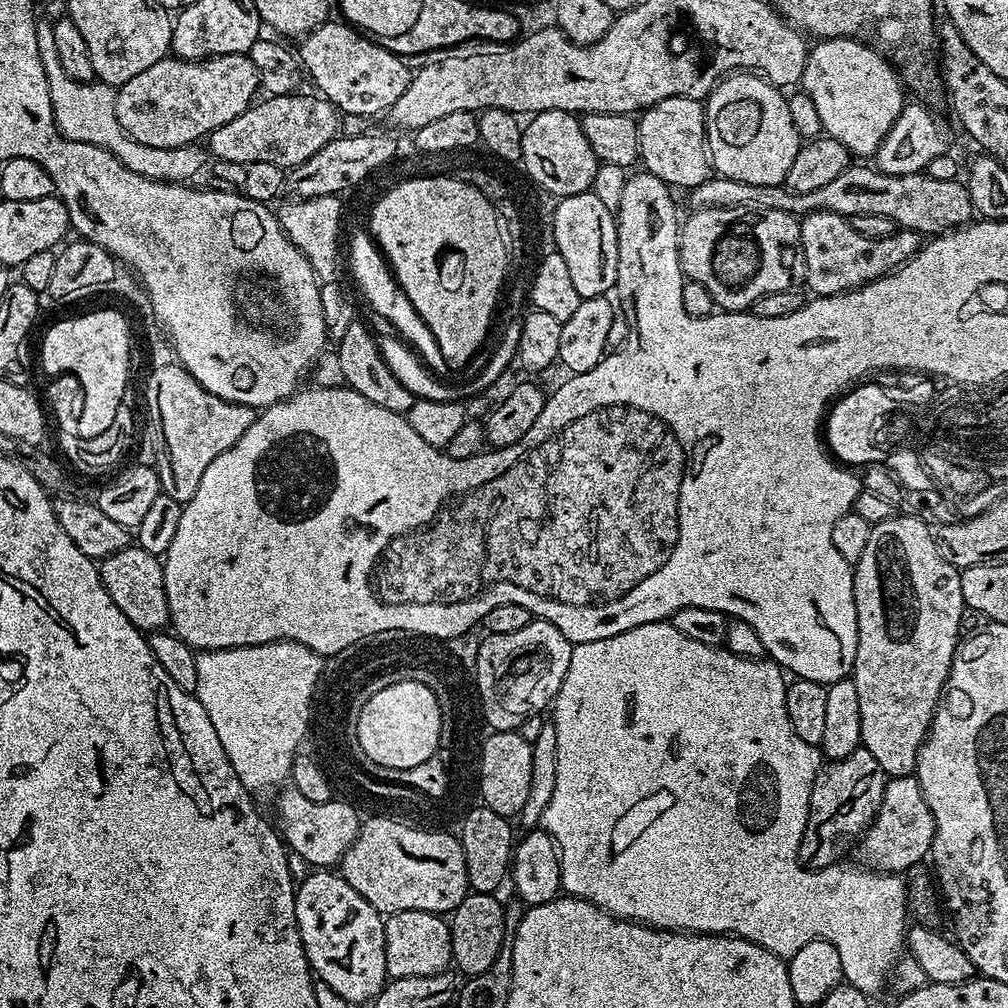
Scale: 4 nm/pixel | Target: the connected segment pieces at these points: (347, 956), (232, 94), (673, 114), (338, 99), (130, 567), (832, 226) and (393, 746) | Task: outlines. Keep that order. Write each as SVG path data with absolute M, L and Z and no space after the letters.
M312 870L295 885L294 914L298 922L298 934L302 938L308 966L312 969L315 979L326 983L350 1005L367 1005L384 989L388 976L384 941L385 917L381 909L374 907L366 898L362 898L362 894L354 890L354 886L346 882L343 875L336 873L335 876L334 873L332 870Z
M247 54L208 60L165 58L119 85L116 113L122 130L146 146L186 146L203 141L218 126L238 118L257 99L259 88L256 67Z
M671 96L643 109L638 123L639 163L643 171L654 174L662 183L676 190L702 186L702 182L712 179L714 169L708 156L708 135L704 132L704 105L701 101L685 96Z
M325 22L316 27L307 36L299 41L298 59L303 71L312 75L312 80L316 83L315 91L324 99L331 102L345 117L348 116L380 116L387 113L406 94L406 86L411 82L413 73L408 72L408 68L401 57L395 56L390 50L386 50L375 39L361 34L355 27L347 23L332 24Z
M129 546L99 561L100 580L106 586L114 606L130 618L134 627L145 634L163 629L169 623L166 586L164 585L164 565L161 557L142 550L139 546Z
M810 212L800 220L800 249L804 255L803 283L808 283L809 293L816 296L833 296L848 292L852 288L861 288L871 280L880 276L888 276L901 268L911 256L922 246L922 236L919 232L897 230L886 238L866 238L854 230L851 219L839 216L833 212Z
M416 681L396 682L392 686L374 694L364 709L357 722L358 742L366 756L374 763L390 768L405 768L418 766L418 762L426 762L426 758L437 755L440 745L440 710L434 693L426 686Z

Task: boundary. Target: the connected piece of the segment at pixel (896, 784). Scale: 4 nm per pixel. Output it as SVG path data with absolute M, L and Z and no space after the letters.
M915 775L893 776L885 783L880 810L876 813L871 824L864 829L859 837L860 856L867 867L885 874L904 874L910 866L921 863L931 853L934 842L934 814L930 814L930 806L926 806L926 798L920 789L920 783Z

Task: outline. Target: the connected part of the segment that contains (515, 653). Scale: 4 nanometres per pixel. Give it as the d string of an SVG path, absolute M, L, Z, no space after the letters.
M539 618L522 626L522 630L514 630L514 634L485 635L480 640L476 662L476 686L482 701L483 723L497 732L510 732L520 729L522 722L531 716L541 715L545 711L543 708L555 701L566 678L566 670L570 670L573 647L572 641L564 637L558 626Z

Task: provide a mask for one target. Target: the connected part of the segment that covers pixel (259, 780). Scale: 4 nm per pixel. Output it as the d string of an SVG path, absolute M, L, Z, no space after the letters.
M293 640L196 652L196 701L206 710L234 774L249 792L279 789L291 777L304 719L314 708L312 695L321 683L324 663L314 650Z

